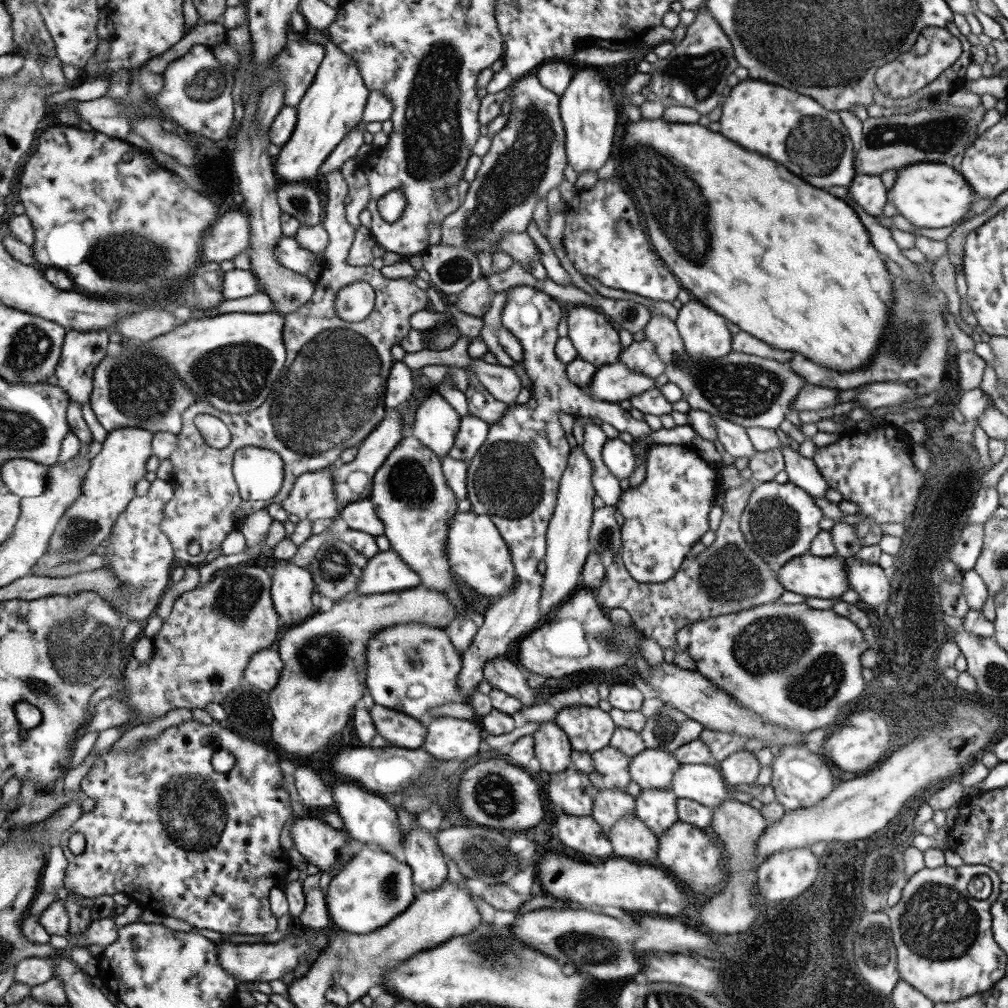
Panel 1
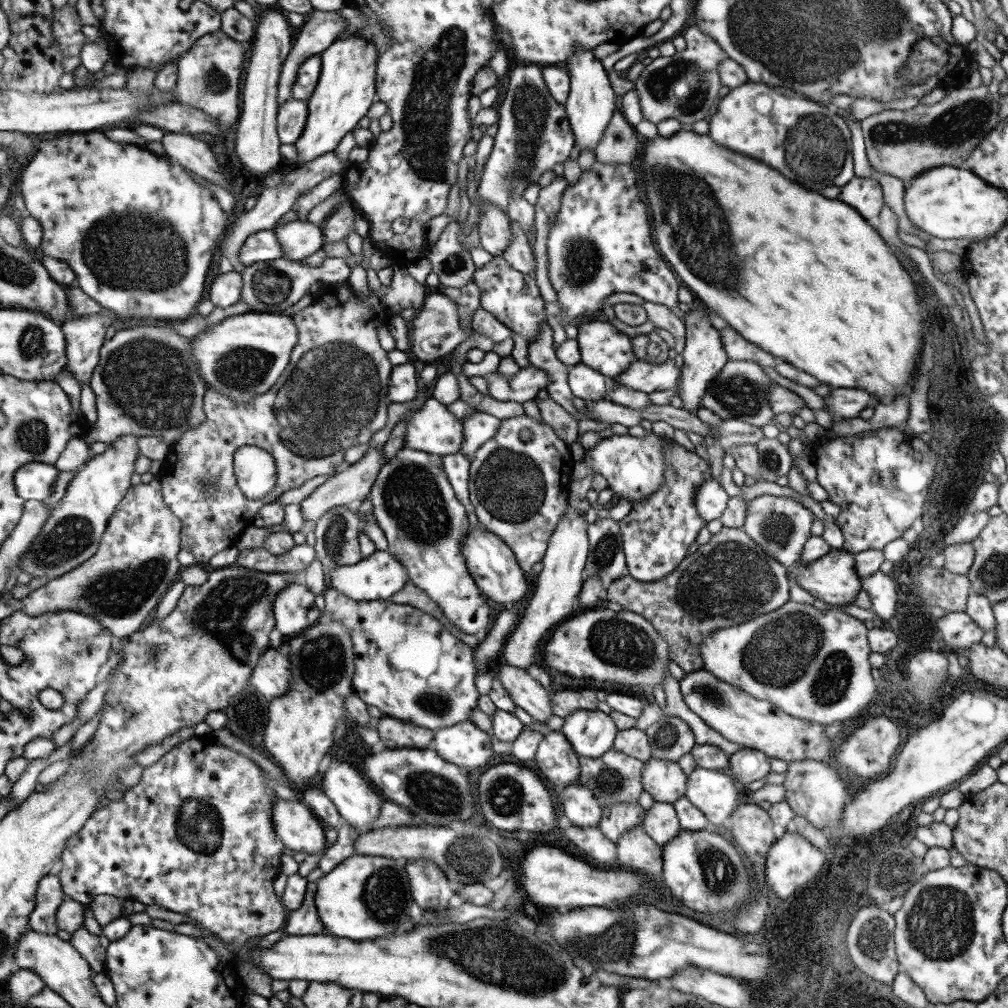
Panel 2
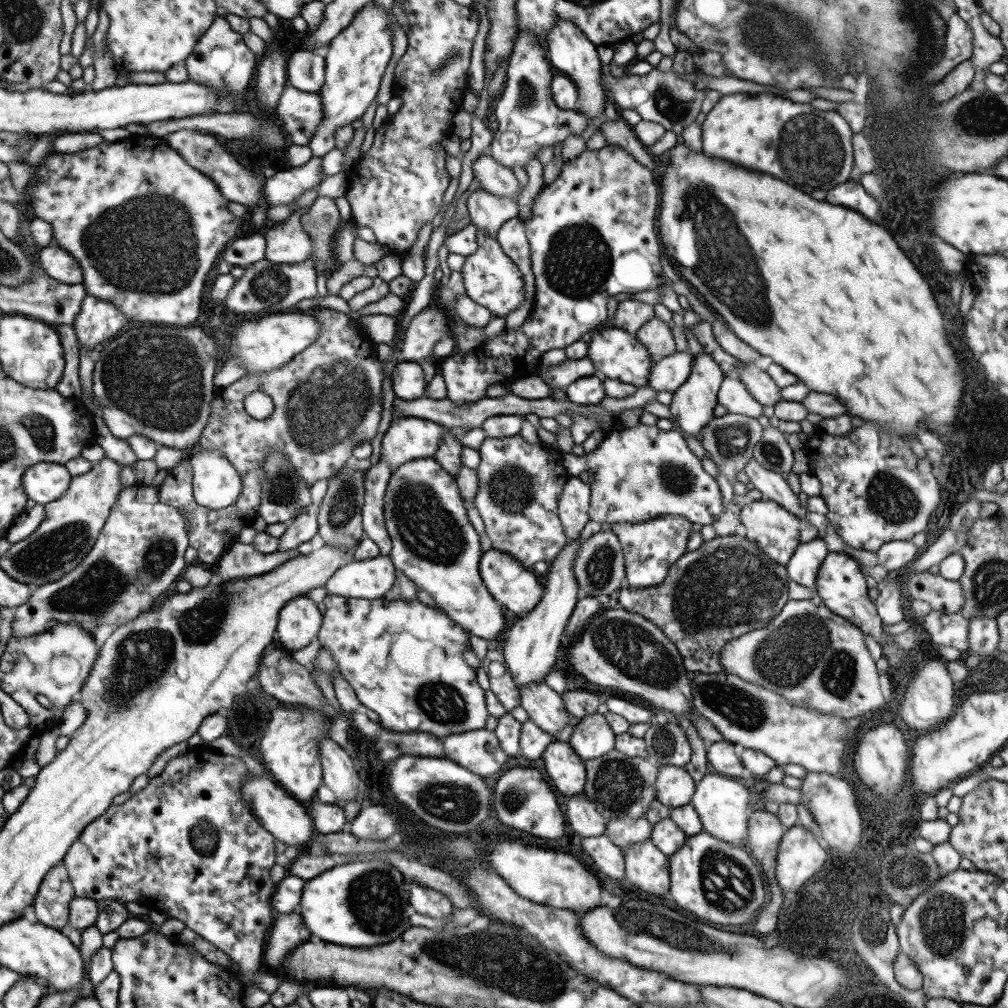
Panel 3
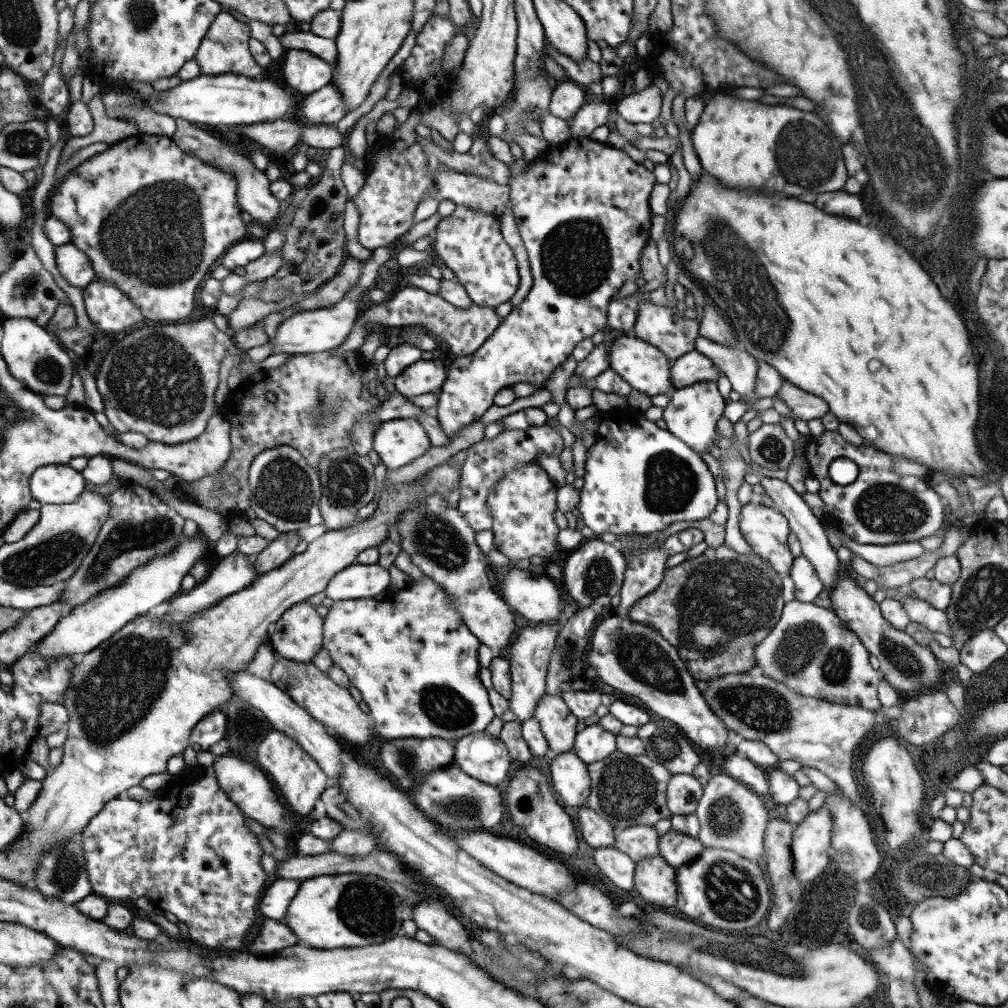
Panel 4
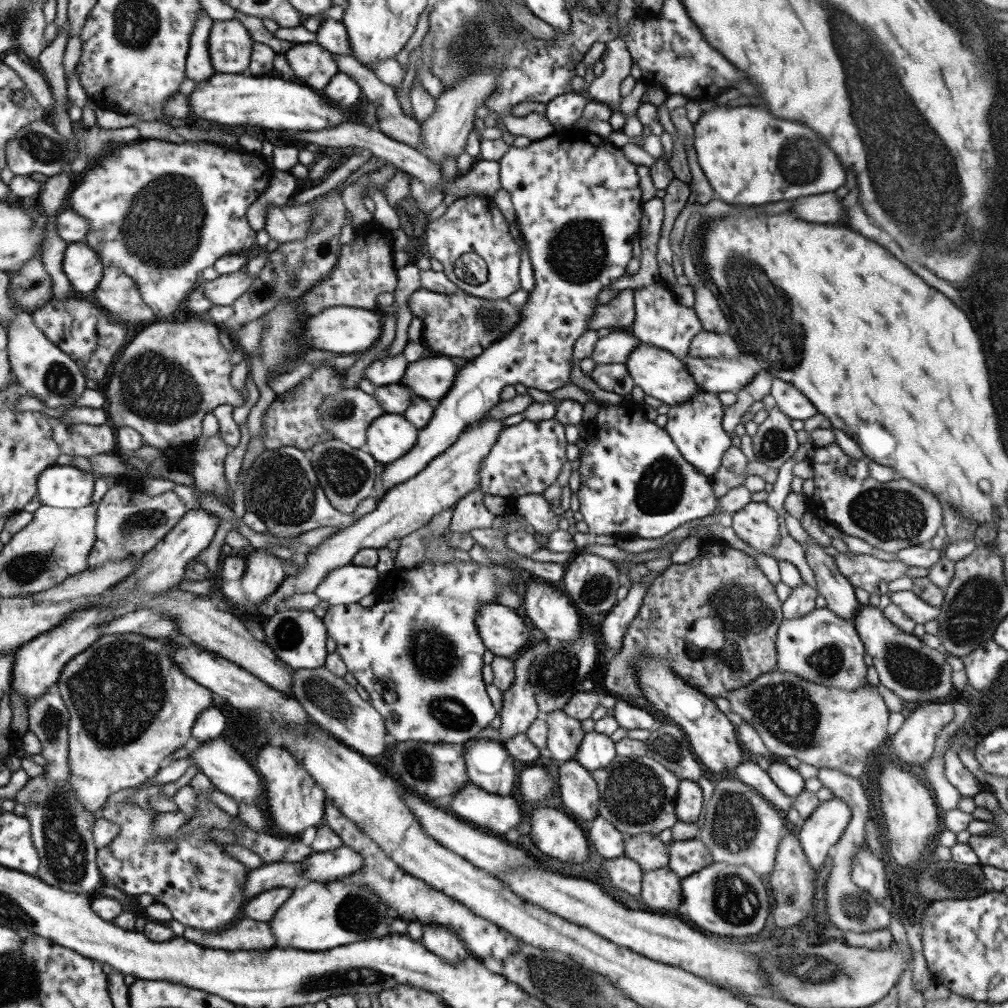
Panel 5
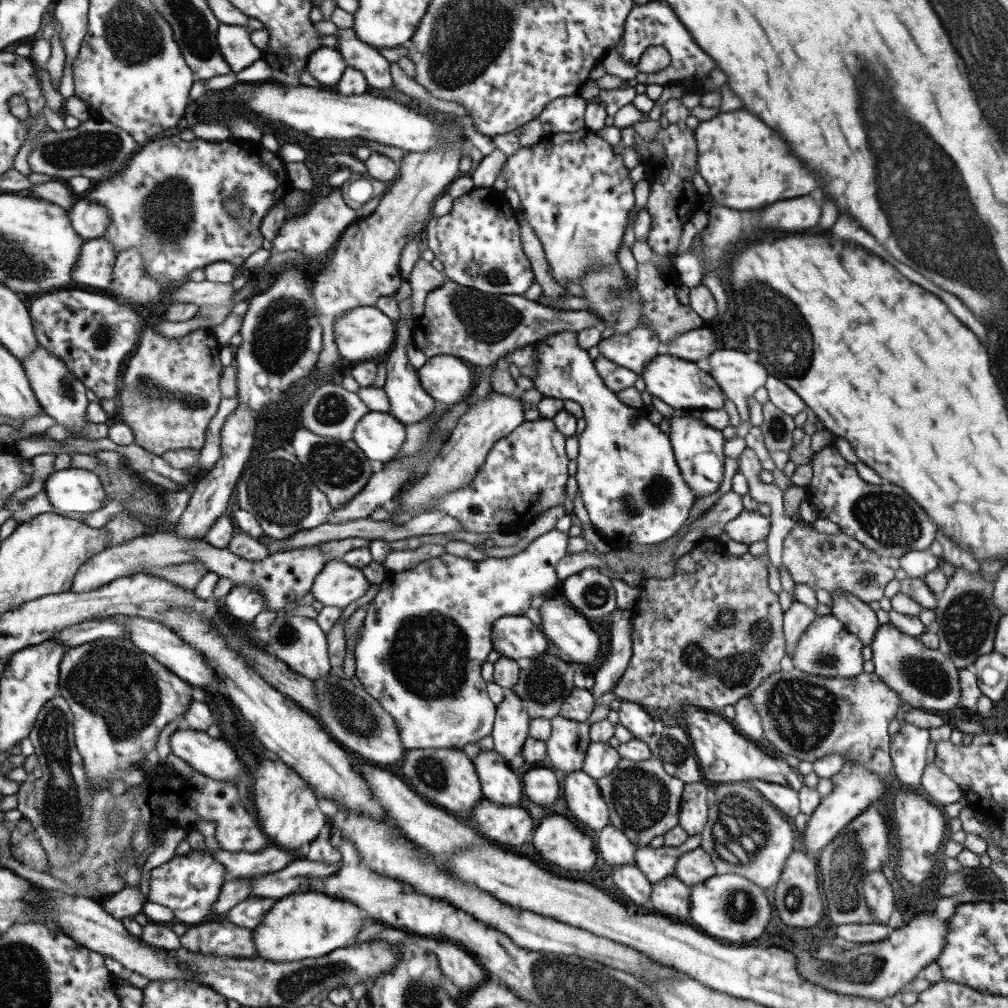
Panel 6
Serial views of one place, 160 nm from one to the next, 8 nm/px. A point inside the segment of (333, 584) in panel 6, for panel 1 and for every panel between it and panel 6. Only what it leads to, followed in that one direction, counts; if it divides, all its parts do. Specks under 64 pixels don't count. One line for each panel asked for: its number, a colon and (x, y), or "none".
1: (384, 573)
2: (375, 578)
3: (370, 579)
4: (354, 582)
5: (345, 585)

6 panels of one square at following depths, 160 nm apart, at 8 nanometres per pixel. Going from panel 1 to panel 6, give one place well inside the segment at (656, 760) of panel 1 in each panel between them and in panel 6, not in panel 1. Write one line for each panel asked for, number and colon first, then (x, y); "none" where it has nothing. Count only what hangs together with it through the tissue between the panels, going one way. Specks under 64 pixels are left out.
2: (663, 780)
3: (673, 787)
4: (682, 792)
5: (687, 805)
6: (692, 814)

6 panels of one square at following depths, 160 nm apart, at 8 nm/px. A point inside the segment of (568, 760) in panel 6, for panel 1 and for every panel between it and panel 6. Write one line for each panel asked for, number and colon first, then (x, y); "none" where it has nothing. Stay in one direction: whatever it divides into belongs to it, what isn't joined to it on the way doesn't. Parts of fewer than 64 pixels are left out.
1: (501, 674)
2: (525, 692)
3: (544, 707)
4: (557, 724)
5: (564, 734)

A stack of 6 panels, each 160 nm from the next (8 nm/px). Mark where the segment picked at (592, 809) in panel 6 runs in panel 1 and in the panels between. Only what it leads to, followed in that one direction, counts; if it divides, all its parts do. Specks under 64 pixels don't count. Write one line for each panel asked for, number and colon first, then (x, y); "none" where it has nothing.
1: (552, 750)
2: (557, 761)
3: (565, 769)
4: (569, 778)
5: (578, 792)

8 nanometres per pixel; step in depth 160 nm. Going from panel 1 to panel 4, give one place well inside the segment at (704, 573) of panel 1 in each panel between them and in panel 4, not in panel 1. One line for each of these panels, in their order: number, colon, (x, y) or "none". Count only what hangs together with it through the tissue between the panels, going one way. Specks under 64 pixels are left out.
2: (729, 580)
3: (727, 587)
4: (739, 595)

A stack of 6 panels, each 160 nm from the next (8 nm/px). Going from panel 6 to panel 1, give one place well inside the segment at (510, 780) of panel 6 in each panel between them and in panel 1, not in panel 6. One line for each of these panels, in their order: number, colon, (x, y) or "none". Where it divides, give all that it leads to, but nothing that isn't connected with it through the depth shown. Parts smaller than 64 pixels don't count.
1: (446, 737)
2: (464, 744)
3: (478, 751)
4: (484, 757)
5: (487, 764)

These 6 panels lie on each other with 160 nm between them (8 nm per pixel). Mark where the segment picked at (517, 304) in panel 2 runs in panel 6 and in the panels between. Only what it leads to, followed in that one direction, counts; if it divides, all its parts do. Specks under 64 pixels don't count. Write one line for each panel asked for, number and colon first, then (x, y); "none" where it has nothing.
3: (490, 279)
4: (469, 242)
5: (473, 223)
6: (481, 226)

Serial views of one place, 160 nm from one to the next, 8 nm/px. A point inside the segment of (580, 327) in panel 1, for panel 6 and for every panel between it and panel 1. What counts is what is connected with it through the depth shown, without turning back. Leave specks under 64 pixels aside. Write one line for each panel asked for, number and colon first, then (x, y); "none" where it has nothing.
2: (603, 348)
3: (616, 354)
4: (644, 367)
5: (658, 373)
6: (682, 385)

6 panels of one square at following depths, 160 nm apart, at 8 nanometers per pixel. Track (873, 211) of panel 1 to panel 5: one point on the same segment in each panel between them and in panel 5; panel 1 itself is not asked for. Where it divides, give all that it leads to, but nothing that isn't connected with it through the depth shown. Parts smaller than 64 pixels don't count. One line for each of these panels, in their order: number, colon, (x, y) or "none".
2: (864, 195)
3: (852, 196)
4: (839, 202)
5: (820, 208)

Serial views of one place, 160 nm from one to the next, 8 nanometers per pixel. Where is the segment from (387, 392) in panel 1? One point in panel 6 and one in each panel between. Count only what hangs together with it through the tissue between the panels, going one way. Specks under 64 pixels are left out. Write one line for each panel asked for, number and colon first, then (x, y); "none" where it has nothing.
2: (402, 385)
3: (407, 381)
4: (422, 376)
5: (430, 378)
6: (448, 380)

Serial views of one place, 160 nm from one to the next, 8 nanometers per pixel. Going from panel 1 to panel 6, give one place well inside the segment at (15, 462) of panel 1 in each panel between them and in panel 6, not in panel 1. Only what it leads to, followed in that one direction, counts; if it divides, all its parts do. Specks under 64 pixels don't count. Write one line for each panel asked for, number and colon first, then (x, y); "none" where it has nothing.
2: (36, 480)
3: (46, 482)
4: (53, 484)
5: (68, 487)
6: (78, 490)

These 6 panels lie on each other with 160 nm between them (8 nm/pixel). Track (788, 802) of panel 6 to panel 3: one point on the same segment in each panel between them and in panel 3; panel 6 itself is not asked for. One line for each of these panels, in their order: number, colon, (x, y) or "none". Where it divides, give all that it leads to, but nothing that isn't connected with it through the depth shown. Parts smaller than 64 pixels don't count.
3: (720, 755)
4: (741, 769)
5: (749, 773)

